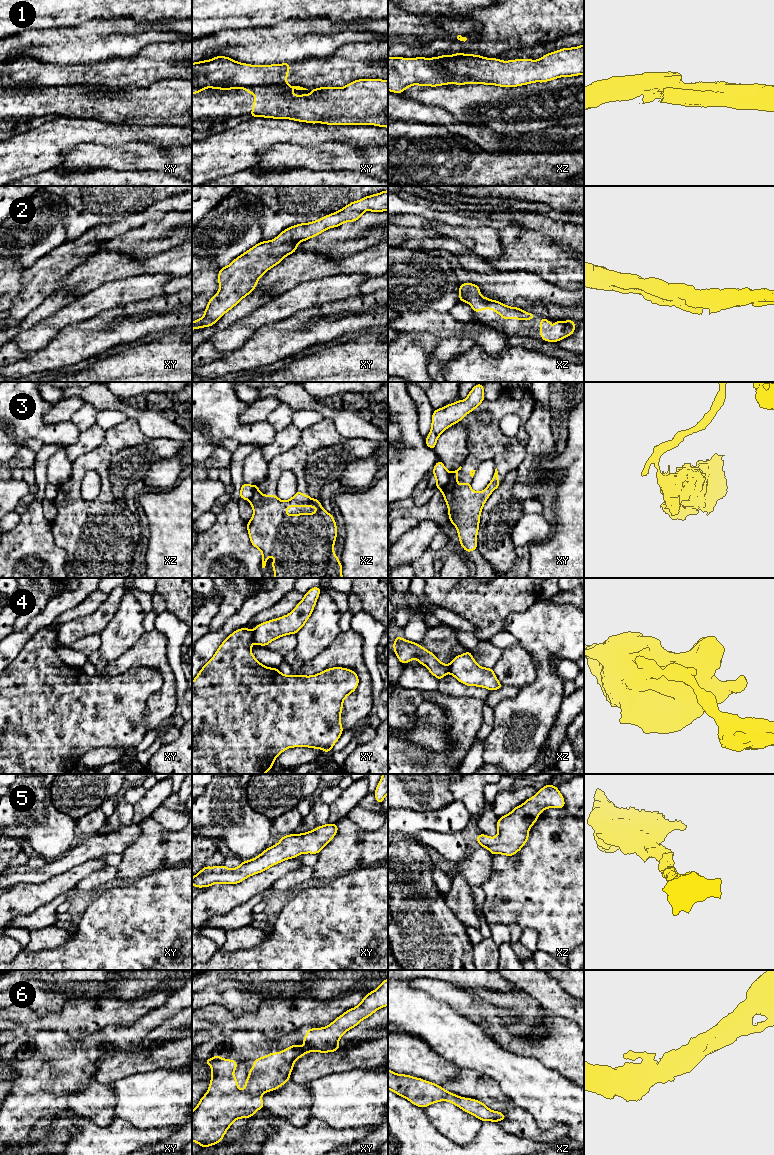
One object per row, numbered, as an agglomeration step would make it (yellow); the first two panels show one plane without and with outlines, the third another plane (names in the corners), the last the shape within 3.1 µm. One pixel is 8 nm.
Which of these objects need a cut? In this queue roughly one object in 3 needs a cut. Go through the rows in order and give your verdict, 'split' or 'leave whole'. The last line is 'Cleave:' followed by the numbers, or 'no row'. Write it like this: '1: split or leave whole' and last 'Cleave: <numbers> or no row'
1: split
2: leave whole
3: split
4: split
5: leave whole
6: leave whole
Cleave: 1, 3, 4

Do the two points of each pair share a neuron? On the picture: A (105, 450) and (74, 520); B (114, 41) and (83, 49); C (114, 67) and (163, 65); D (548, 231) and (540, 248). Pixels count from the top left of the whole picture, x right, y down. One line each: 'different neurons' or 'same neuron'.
A: same neuron
B: same neuron
C: same neuron
D: different neurons

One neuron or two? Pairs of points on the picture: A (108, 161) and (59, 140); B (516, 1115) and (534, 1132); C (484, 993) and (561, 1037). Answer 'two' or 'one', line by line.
A: two
B: one
C: two

